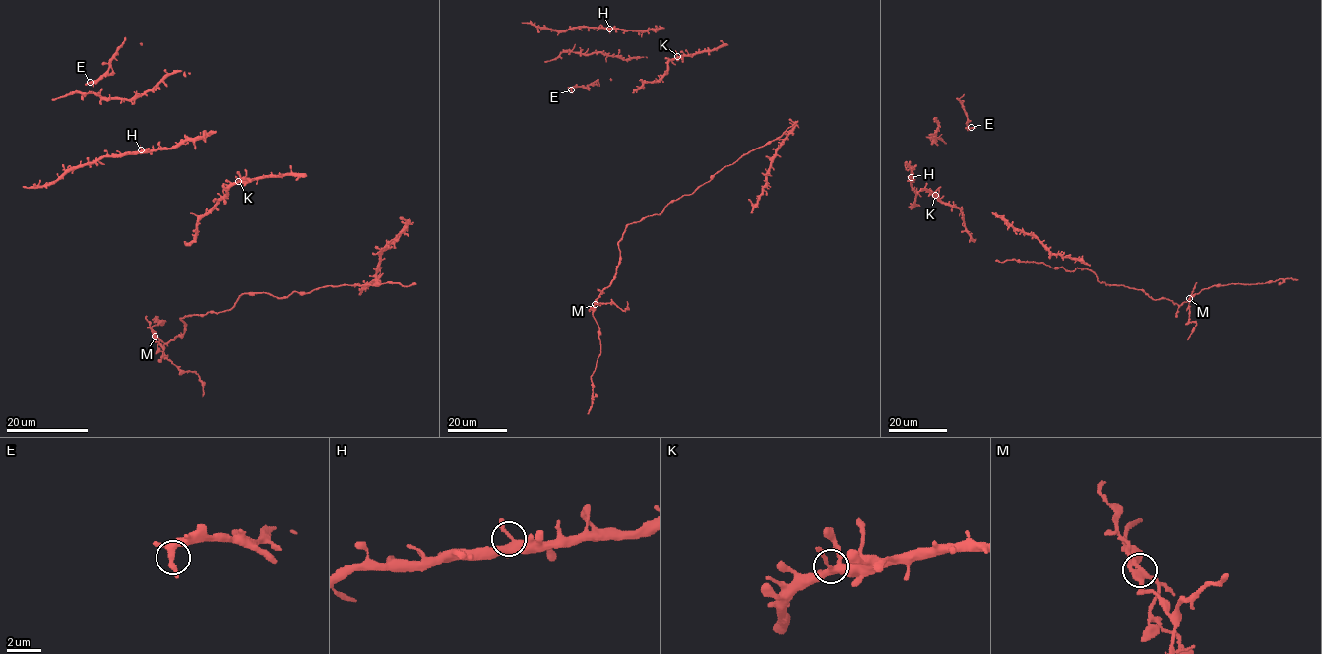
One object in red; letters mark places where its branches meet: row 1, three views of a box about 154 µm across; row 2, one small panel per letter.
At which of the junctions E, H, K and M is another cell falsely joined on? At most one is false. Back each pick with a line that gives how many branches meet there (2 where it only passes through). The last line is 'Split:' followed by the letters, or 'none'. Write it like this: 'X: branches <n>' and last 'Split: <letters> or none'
M: branches 4
Split: M

